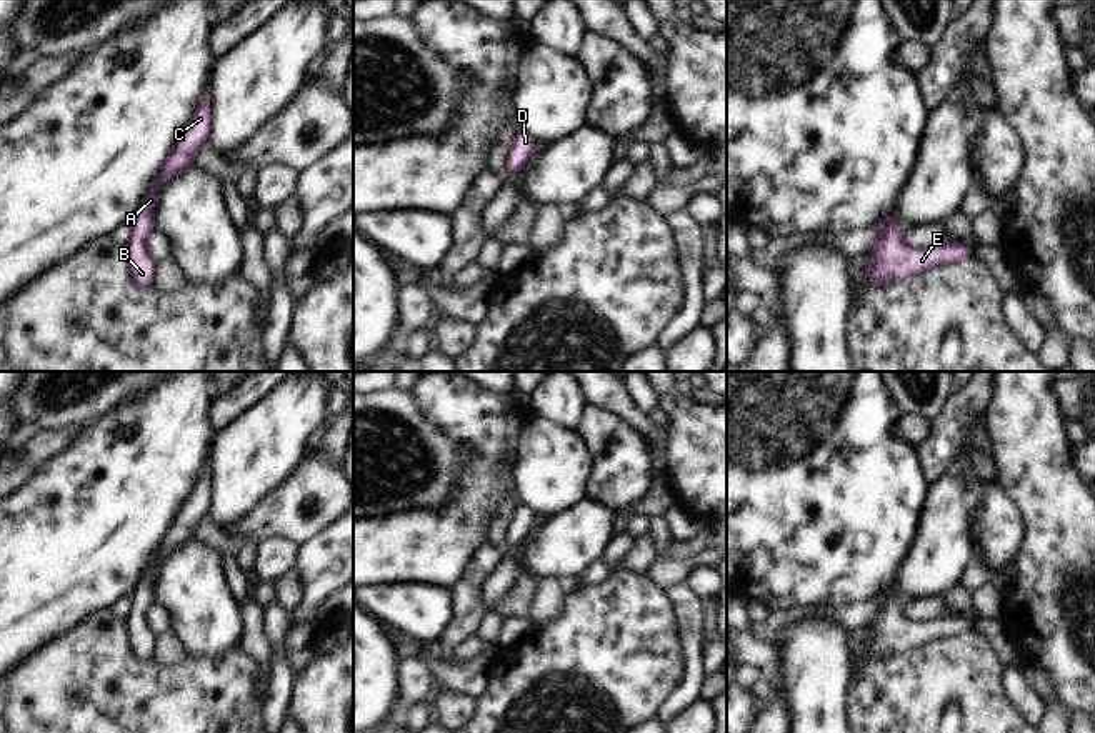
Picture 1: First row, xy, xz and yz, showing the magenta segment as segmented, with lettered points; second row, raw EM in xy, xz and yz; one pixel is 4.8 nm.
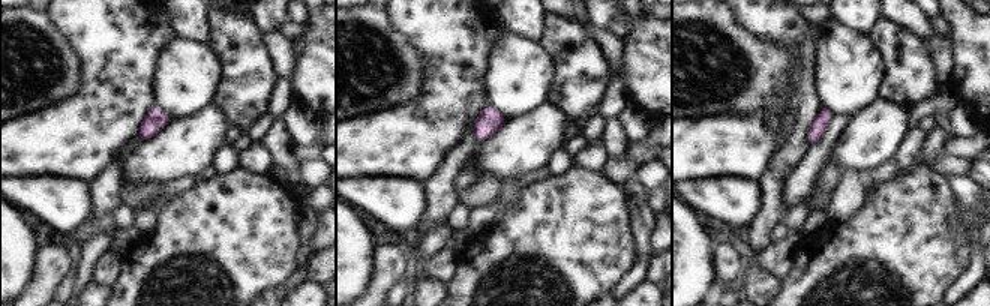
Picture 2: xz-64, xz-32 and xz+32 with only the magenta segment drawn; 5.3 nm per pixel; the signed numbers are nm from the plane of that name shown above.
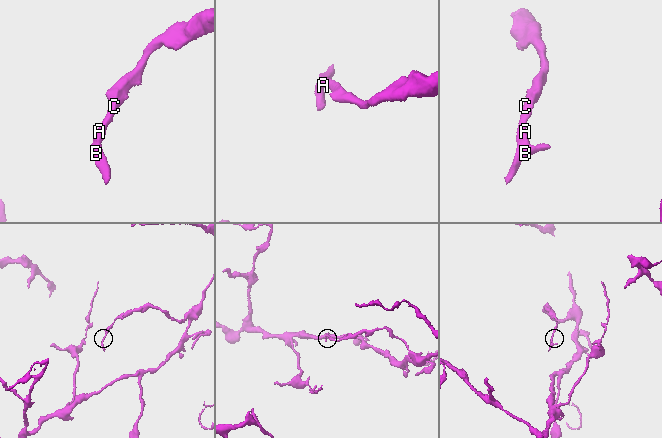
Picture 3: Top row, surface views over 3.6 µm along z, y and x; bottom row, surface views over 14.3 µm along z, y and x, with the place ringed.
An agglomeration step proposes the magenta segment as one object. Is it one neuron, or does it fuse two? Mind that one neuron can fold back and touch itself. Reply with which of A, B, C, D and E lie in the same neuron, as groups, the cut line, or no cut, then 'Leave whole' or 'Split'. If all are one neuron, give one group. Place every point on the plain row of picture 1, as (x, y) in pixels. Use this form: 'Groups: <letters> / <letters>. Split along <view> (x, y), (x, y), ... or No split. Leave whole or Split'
Groups: A B C D E. No split. Leave whole.

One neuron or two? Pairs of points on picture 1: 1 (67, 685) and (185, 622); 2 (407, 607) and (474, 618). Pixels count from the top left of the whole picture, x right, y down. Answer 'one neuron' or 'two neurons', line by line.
1: two neurons
2: two neurons

